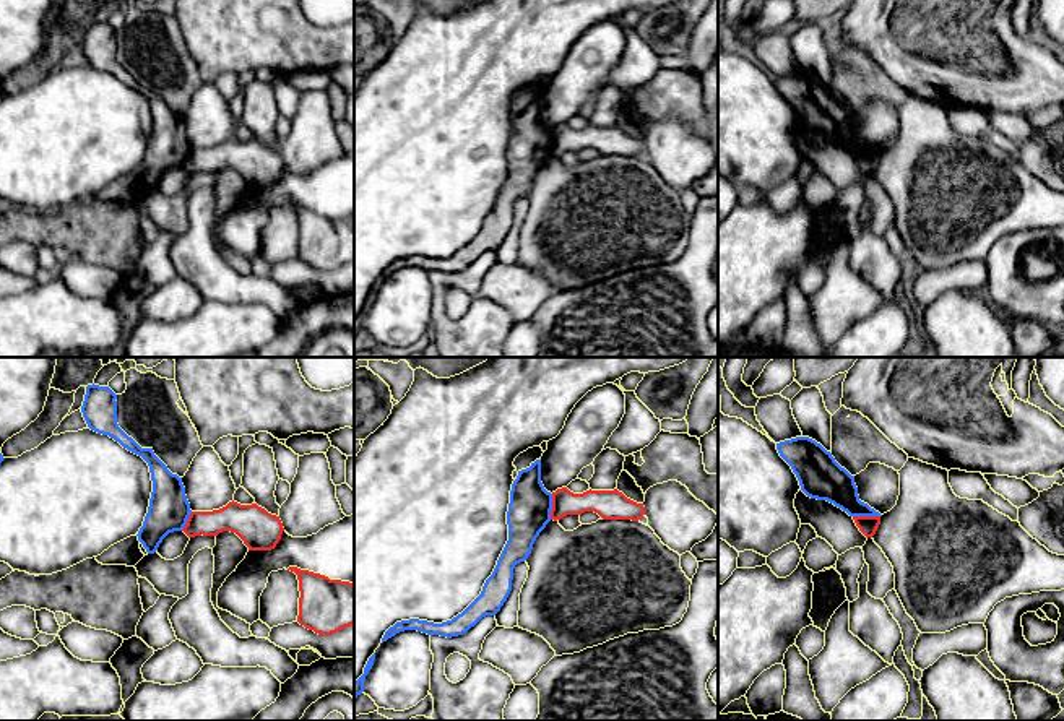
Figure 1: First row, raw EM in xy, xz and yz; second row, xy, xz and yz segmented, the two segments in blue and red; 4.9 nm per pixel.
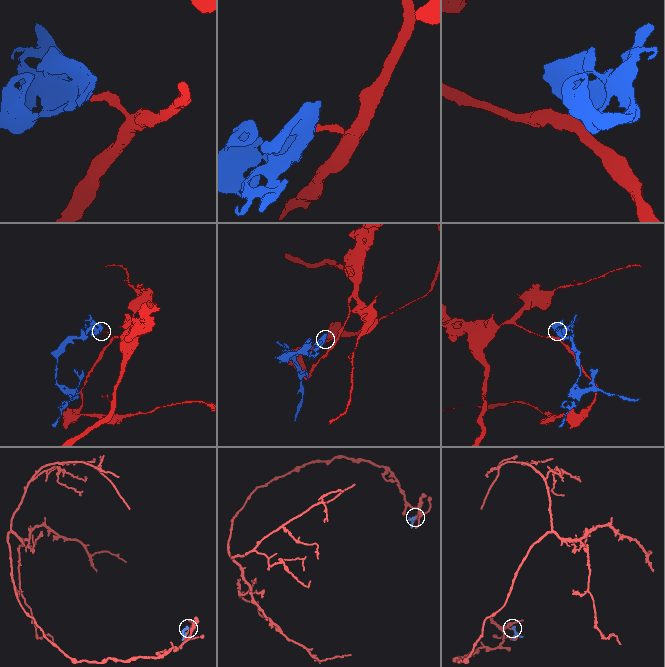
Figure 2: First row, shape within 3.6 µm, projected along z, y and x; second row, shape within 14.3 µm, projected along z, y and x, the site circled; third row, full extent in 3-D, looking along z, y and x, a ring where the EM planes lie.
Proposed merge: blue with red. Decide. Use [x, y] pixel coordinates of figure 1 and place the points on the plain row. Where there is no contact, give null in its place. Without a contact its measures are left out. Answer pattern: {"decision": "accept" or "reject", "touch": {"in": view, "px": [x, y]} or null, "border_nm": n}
{"decision": "reject", "touch": {"in": "yz", "px": [866, 151]}, "border_nm": 140}

